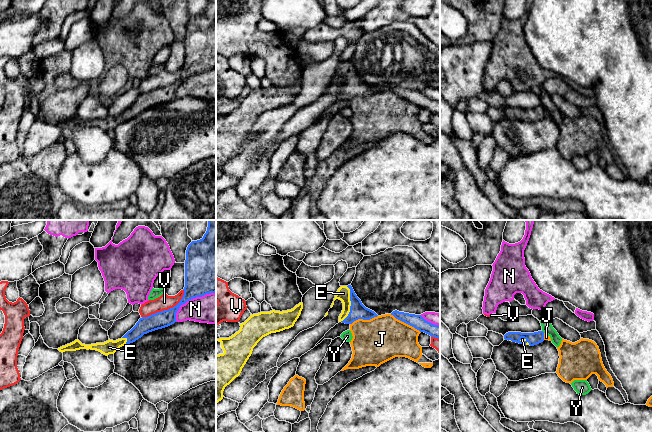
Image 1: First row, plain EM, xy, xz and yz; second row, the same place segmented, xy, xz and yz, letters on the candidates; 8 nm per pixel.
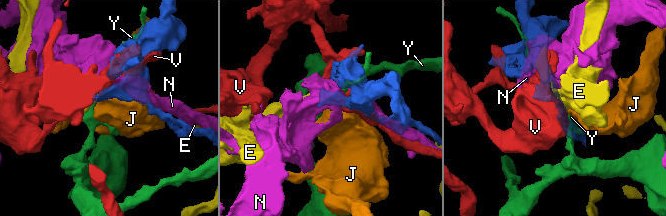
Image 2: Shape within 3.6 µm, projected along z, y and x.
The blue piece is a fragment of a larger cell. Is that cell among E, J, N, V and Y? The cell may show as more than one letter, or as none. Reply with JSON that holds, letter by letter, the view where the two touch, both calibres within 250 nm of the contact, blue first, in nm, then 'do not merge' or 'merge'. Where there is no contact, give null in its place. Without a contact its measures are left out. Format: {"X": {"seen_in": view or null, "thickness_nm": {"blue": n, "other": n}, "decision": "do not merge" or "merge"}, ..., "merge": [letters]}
{"E": {"seen_in": "xz", "thickness_nm": {"blue": 130, "other": 110}, "decision": "merge"}, "J": {"seen_in": "xz", "thickness_nm": {"blue": 110, "other": 360}, "decision": "do not merge"}, "N": {"seen_in": "xy", "thickness_nm": {"blue": 340, "other": 240}, "decision": "do not merge"}, "V": {"seen_in": "xy", "thickness_nm": {"blue": 140, "other": 120}, "decision": "do not merge"}, "Y": {"seen_in": null, "decision": "do not merge"}, "merge": ["E"]}

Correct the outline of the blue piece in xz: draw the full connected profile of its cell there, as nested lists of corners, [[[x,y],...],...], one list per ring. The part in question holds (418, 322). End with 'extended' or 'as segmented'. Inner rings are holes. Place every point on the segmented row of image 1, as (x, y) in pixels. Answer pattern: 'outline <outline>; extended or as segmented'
outline [[[397,310],[391,313],[396,319],[414,327],[420,332],[424,332],[431,337],[440,339],[440,326],[426,321],[421,315],[399,312]]]; as segmented

